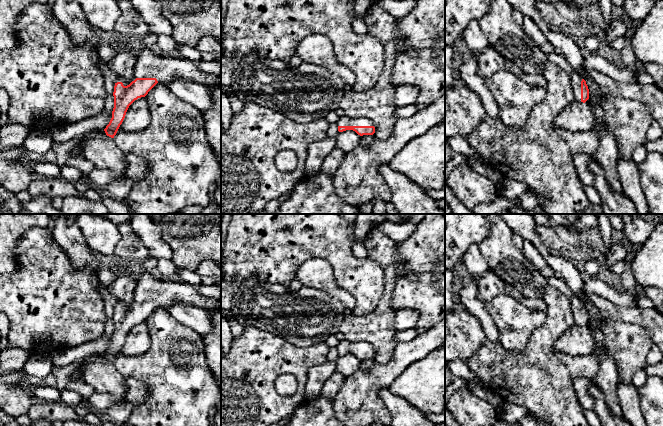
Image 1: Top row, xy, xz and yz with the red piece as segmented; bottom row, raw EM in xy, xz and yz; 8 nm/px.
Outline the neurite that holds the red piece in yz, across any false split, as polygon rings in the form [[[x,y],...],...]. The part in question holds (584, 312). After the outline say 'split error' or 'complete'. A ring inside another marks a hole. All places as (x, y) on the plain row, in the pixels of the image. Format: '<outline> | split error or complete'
[[[573,293],[570,297],[574,324],[585,327],[589,323],[589,313],[581,298]]] | split error

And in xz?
[[[344,339],[339,342],[337,350],[339,356],[353,354],[360,360],[373,359],[375,357],[375,351],[368,342],[350,342]]] | split error

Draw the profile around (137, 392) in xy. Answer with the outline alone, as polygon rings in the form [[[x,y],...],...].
[[[124,377],[127,387],[125,400],[133,406],[138,406],[147,400],[149,387],[133,377]]]

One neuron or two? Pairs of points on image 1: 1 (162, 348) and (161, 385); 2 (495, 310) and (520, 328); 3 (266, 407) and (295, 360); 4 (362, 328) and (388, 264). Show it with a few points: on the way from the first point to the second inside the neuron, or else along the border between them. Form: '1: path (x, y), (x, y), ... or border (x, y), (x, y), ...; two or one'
1: path (162, 357), (162, 376); one
2: path (501, 310), (514, 322); one
3: path (266, 393), (266, 381), (281, 366); one
4: path (378, 314), (385, 307), (388, 280); one

